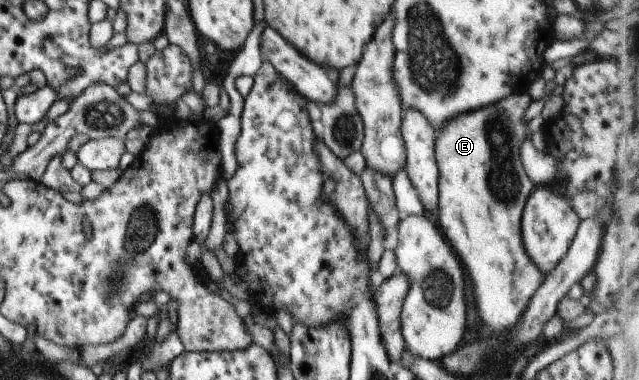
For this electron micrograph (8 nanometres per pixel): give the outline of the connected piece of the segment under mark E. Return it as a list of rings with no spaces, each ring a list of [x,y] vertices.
[[[529,92],[505,96],[491,106],[459,114],[457,118],[449,120],[435,136],[439,178],[439,226],[457,256],[461,258],[463,266],[467,268],[483,328],[491,336],[497,334],[497,338],[501,340],[507,340],[509,334],[515,332],[517,320],[527,310],[529,300],[545,279],[545,274],[541,274],[541,270],[527,256],[521,238],[521,212],[536,187],[521,163],[519,148],[529,132],[524,116],[532,101]]]

